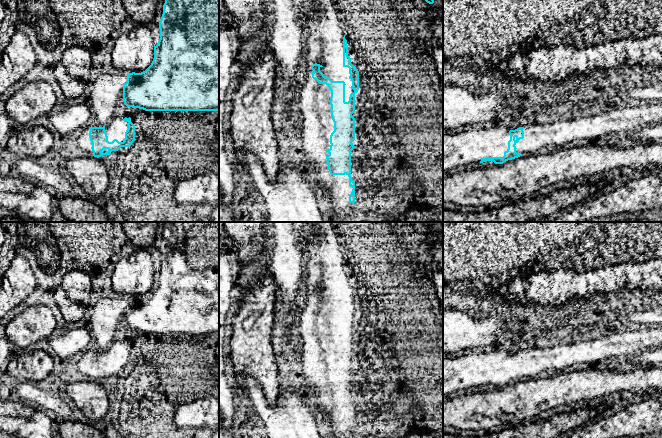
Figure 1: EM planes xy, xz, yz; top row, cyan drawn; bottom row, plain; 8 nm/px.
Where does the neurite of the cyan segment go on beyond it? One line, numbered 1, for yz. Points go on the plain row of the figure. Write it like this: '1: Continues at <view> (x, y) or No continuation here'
1: No continuation here

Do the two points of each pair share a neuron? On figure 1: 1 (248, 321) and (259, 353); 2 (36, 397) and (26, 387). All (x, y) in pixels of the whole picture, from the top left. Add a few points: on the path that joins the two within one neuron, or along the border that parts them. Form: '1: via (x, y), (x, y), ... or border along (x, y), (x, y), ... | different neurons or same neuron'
1: via (251, 329), (251, 345) | same neuron
2: via (34, 395), (28, 389) | same neuron

